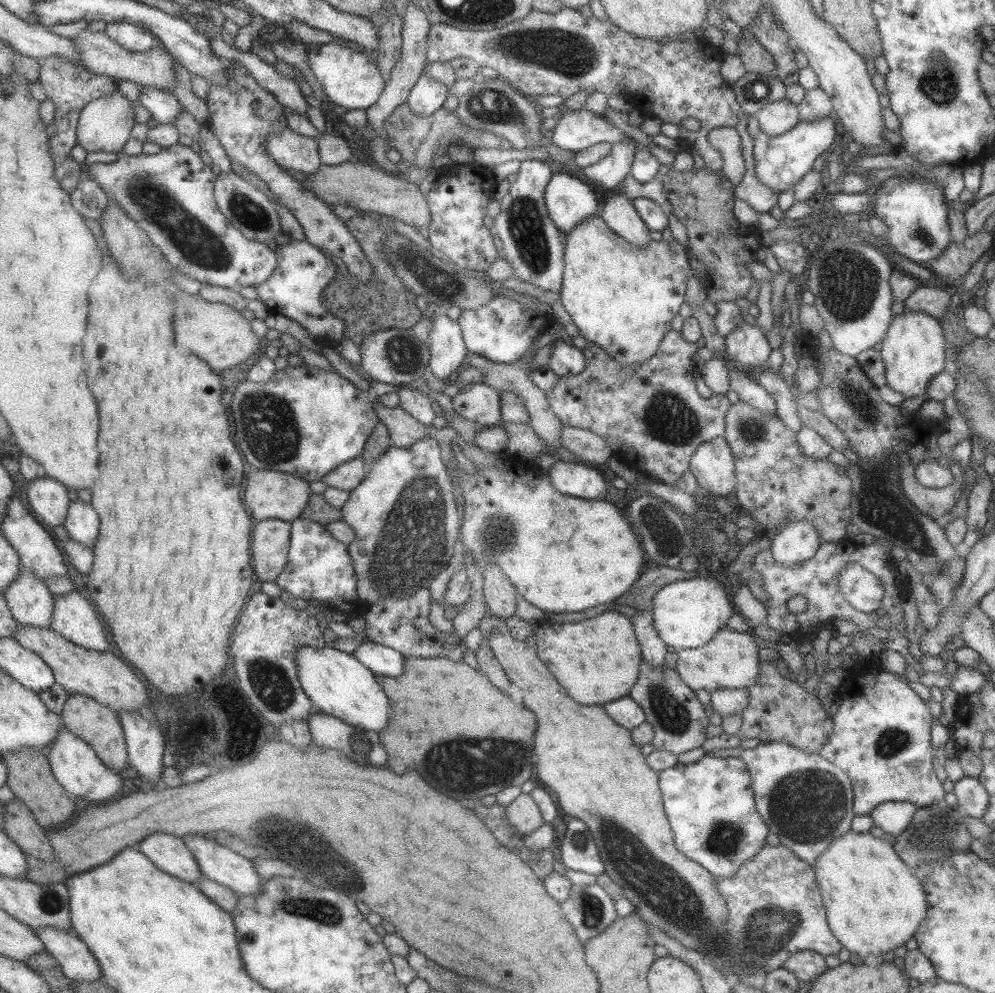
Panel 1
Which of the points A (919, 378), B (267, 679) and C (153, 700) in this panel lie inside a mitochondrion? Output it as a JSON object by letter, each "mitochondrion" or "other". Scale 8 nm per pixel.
{"A":"other","B":"mitochondrion","C":"other"}

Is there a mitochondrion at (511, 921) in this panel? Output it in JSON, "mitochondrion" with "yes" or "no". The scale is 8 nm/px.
{"mitochondrion":"no"}

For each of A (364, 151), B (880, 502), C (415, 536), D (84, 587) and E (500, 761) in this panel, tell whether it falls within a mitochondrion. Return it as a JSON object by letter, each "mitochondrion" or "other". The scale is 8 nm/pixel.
{"A":"other","B":"mitochondrion","C":"mitochondrion","D":"other","E":"mitochondrion"}

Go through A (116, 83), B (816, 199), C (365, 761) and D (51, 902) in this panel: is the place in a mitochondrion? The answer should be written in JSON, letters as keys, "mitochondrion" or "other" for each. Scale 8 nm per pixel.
{"A":"other","B":"other","C":"other","D":"mitochondrion"}

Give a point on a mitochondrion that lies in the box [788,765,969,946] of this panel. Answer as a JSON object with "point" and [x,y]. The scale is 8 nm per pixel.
{"point":[934,833]}

